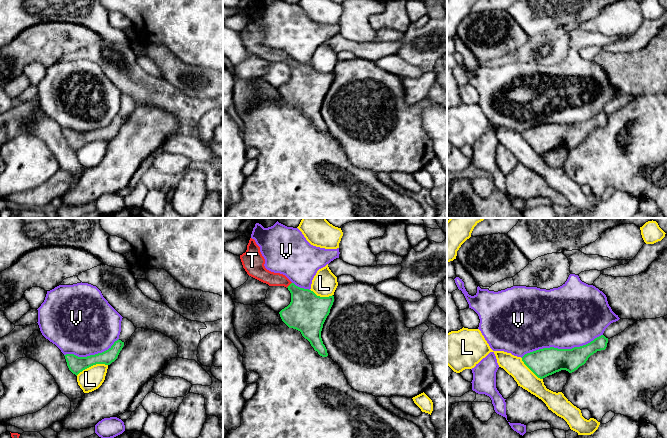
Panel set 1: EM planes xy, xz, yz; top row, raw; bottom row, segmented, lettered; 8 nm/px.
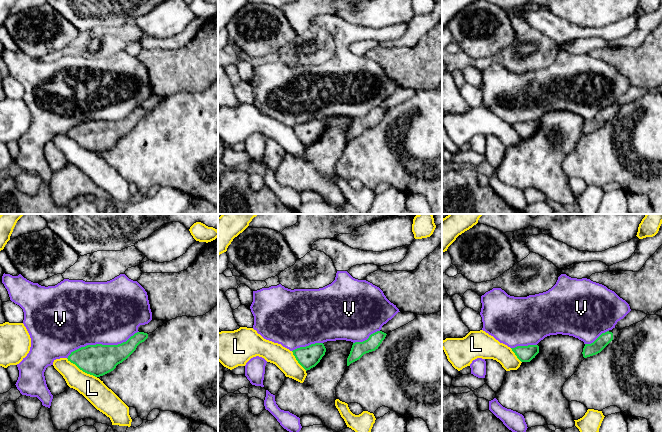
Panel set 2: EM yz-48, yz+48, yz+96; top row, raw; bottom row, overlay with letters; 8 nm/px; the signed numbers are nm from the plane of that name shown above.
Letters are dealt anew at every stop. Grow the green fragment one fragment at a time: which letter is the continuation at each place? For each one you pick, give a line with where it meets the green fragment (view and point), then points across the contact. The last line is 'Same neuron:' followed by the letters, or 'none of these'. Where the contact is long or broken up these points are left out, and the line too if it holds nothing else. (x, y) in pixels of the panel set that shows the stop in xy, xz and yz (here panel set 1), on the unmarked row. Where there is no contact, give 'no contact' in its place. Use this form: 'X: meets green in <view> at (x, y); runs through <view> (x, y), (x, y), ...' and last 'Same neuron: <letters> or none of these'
T: meets green in xz at (289, 61); runs through xz (306, 87), (304, 78), (289, 61), (261, 49)
Same neuron: T

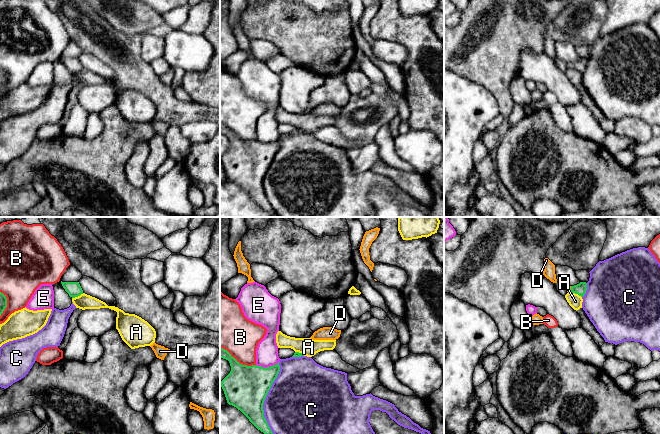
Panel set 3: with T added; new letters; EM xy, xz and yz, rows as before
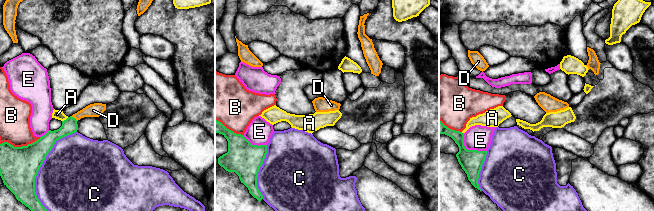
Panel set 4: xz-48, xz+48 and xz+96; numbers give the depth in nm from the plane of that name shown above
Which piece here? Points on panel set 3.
D: meets green in yz at (570, 65); runs through yz (580, 65), (570, 65), (569, 63)
Same neuron: D

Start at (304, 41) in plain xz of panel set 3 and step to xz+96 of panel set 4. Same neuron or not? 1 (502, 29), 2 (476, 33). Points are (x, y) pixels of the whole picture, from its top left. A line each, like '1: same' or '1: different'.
1: same
2: same

